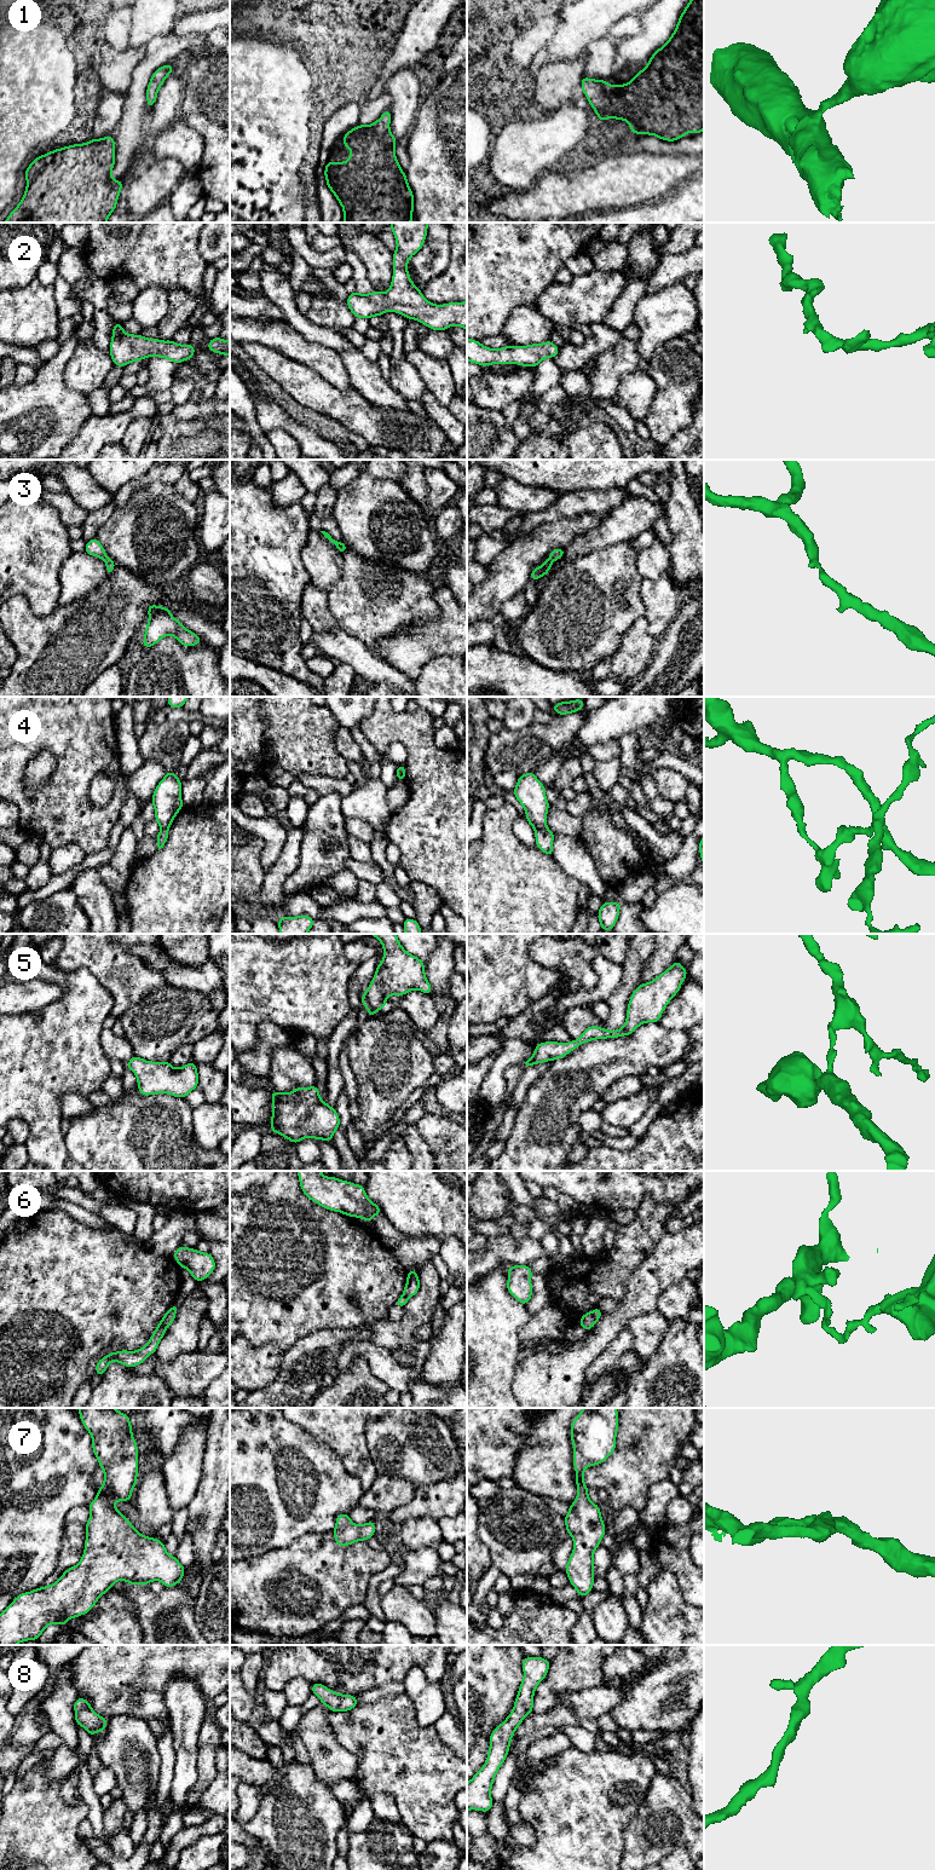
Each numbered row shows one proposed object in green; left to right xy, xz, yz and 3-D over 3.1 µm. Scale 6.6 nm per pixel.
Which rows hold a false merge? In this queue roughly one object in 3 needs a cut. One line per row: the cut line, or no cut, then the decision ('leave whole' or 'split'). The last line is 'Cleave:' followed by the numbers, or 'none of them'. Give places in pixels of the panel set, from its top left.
1: no cut; leave whole
2: no cut; leave whole
3: no cut; leave whole
4: cut in yz along (546, 826), (535, 830); split
5: cut in xz along (365, 992), (365, 999), (375, 1011); split
6: cut in xy along (175, 1304), (166, 1314), (163, 1320), (165, 1328); split
7: no cut; leave whole
8: no cut; leave whole
Cleave: 4, 5, 6

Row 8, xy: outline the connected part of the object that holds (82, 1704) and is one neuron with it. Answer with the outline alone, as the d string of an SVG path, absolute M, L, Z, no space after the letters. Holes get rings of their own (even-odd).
M77 1697L74 1703L75 1722L81 1725L92 1737L96 1732L105 1730L109 1720L98 1715L87 1699Z

